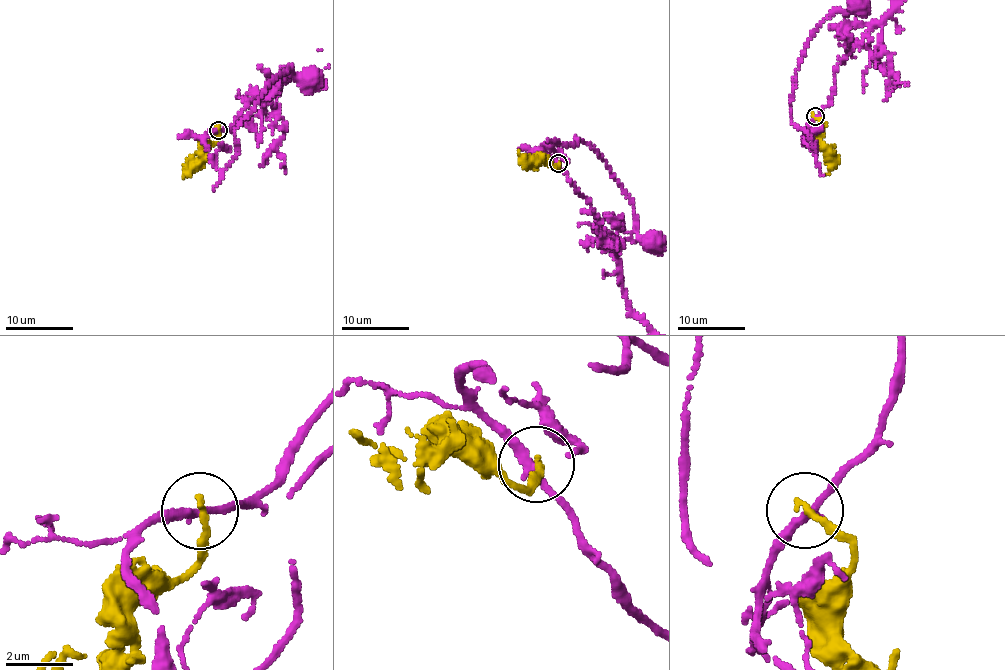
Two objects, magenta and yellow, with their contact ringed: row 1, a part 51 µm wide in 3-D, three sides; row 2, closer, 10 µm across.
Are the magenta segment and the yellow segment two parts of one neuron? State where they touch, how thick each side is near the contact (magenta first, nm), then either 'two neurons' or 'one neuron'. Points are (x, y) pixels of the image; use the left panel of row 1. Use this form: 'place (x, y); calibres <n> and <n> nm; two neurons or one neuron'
place (218, 130); calibres 240 and 220 nm; two neurons

